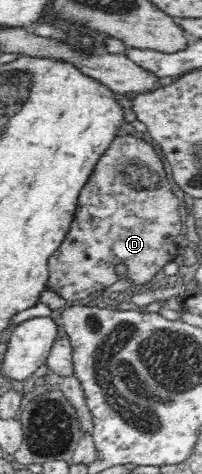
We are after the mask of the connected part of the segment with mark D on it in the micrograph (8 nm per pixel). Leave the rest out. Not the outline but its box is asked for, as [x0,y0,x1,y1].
[46,134,185,302]

